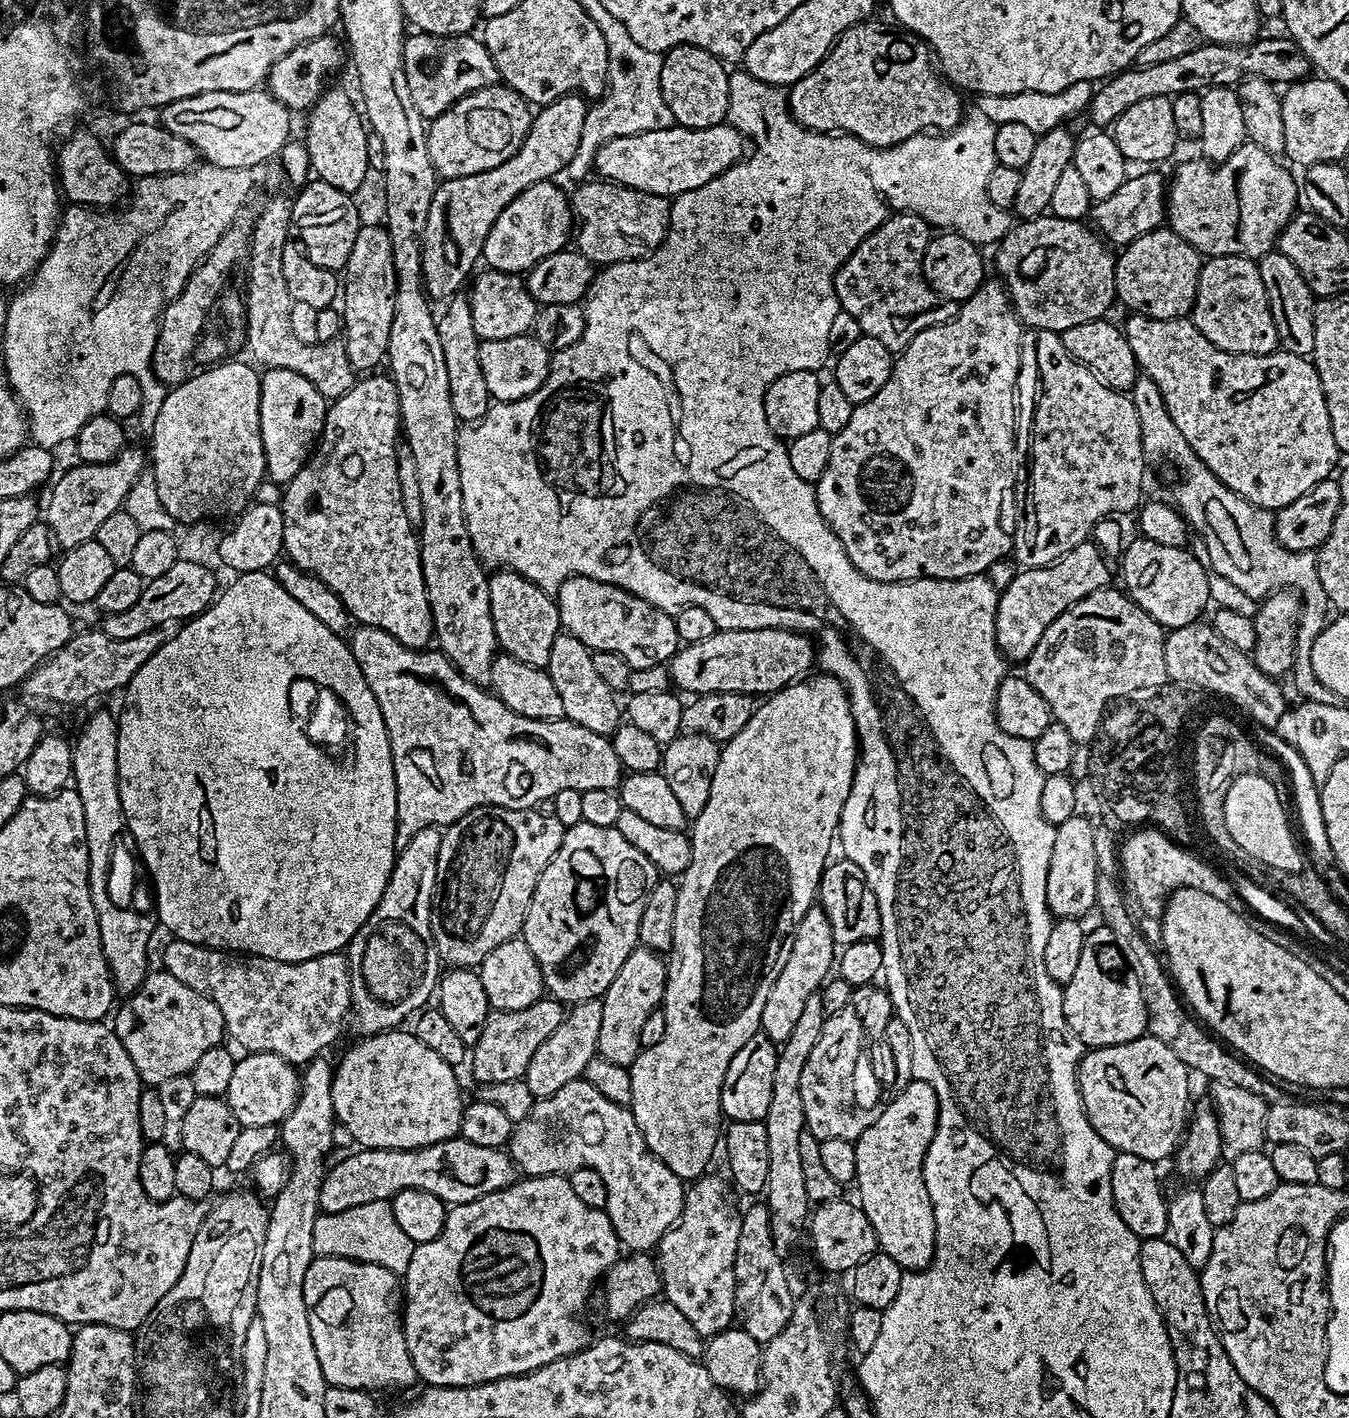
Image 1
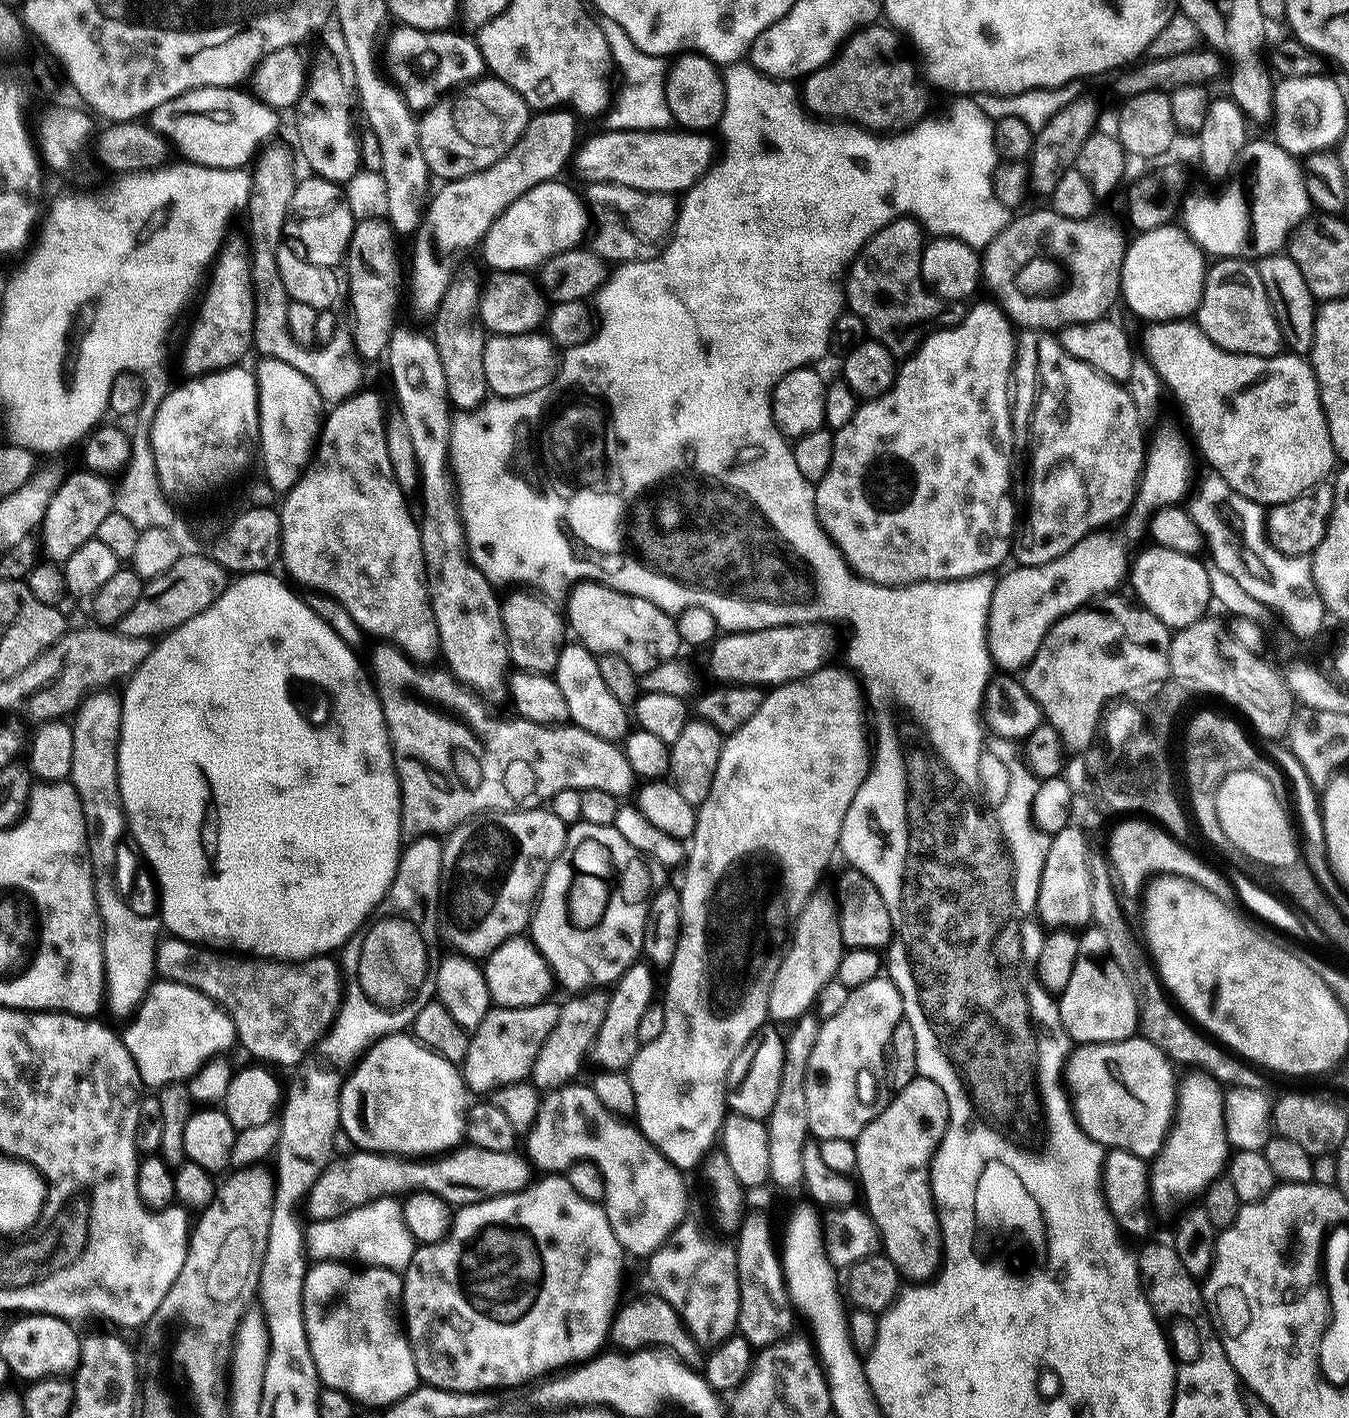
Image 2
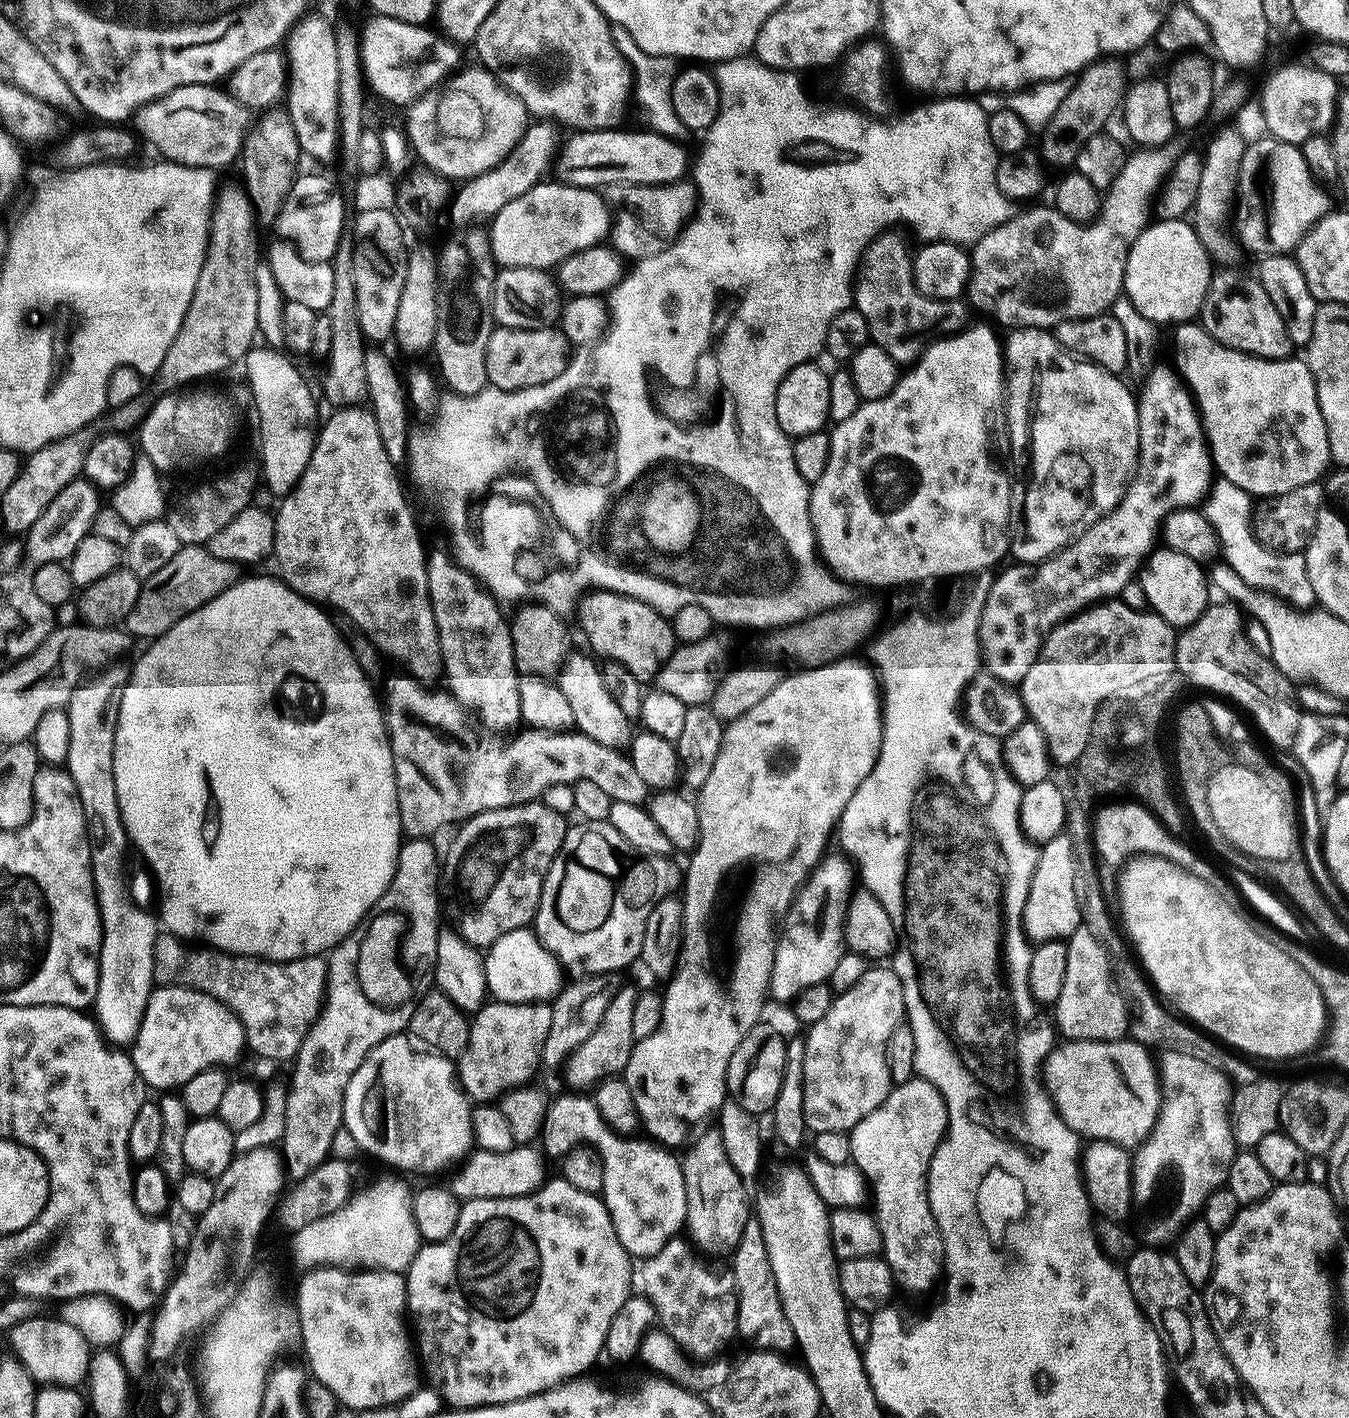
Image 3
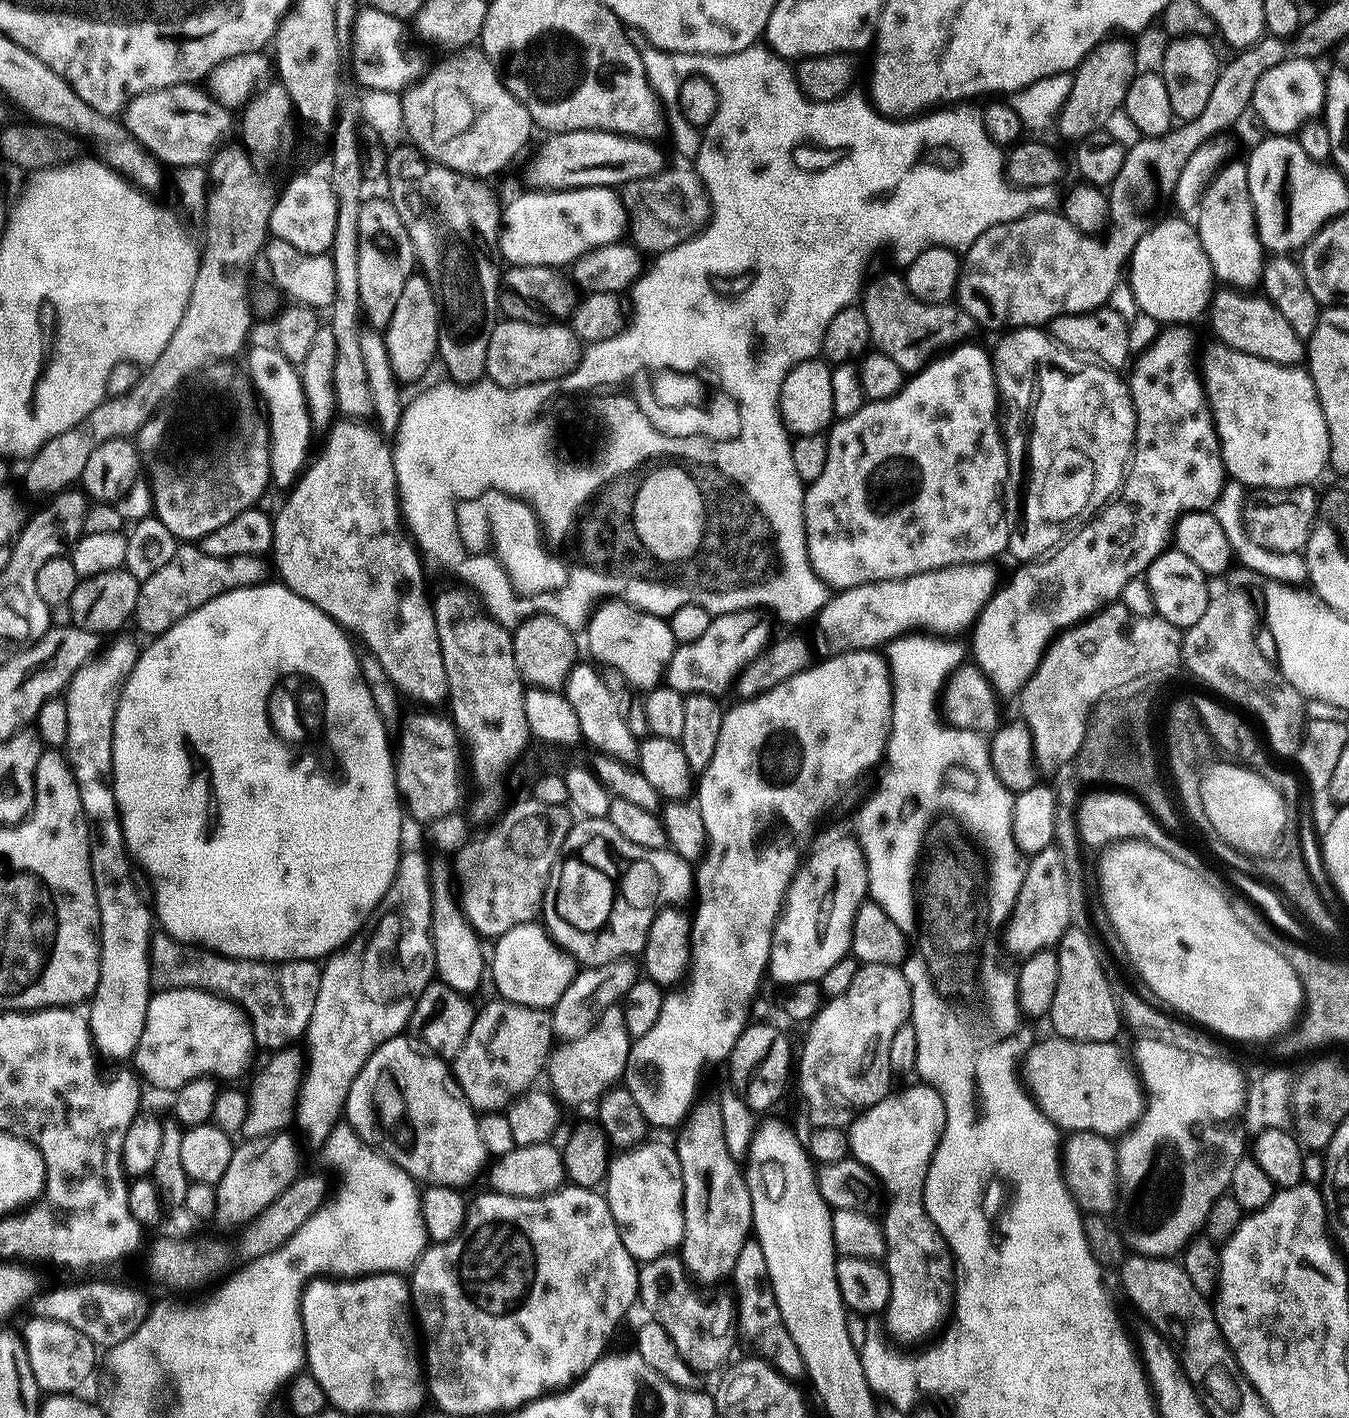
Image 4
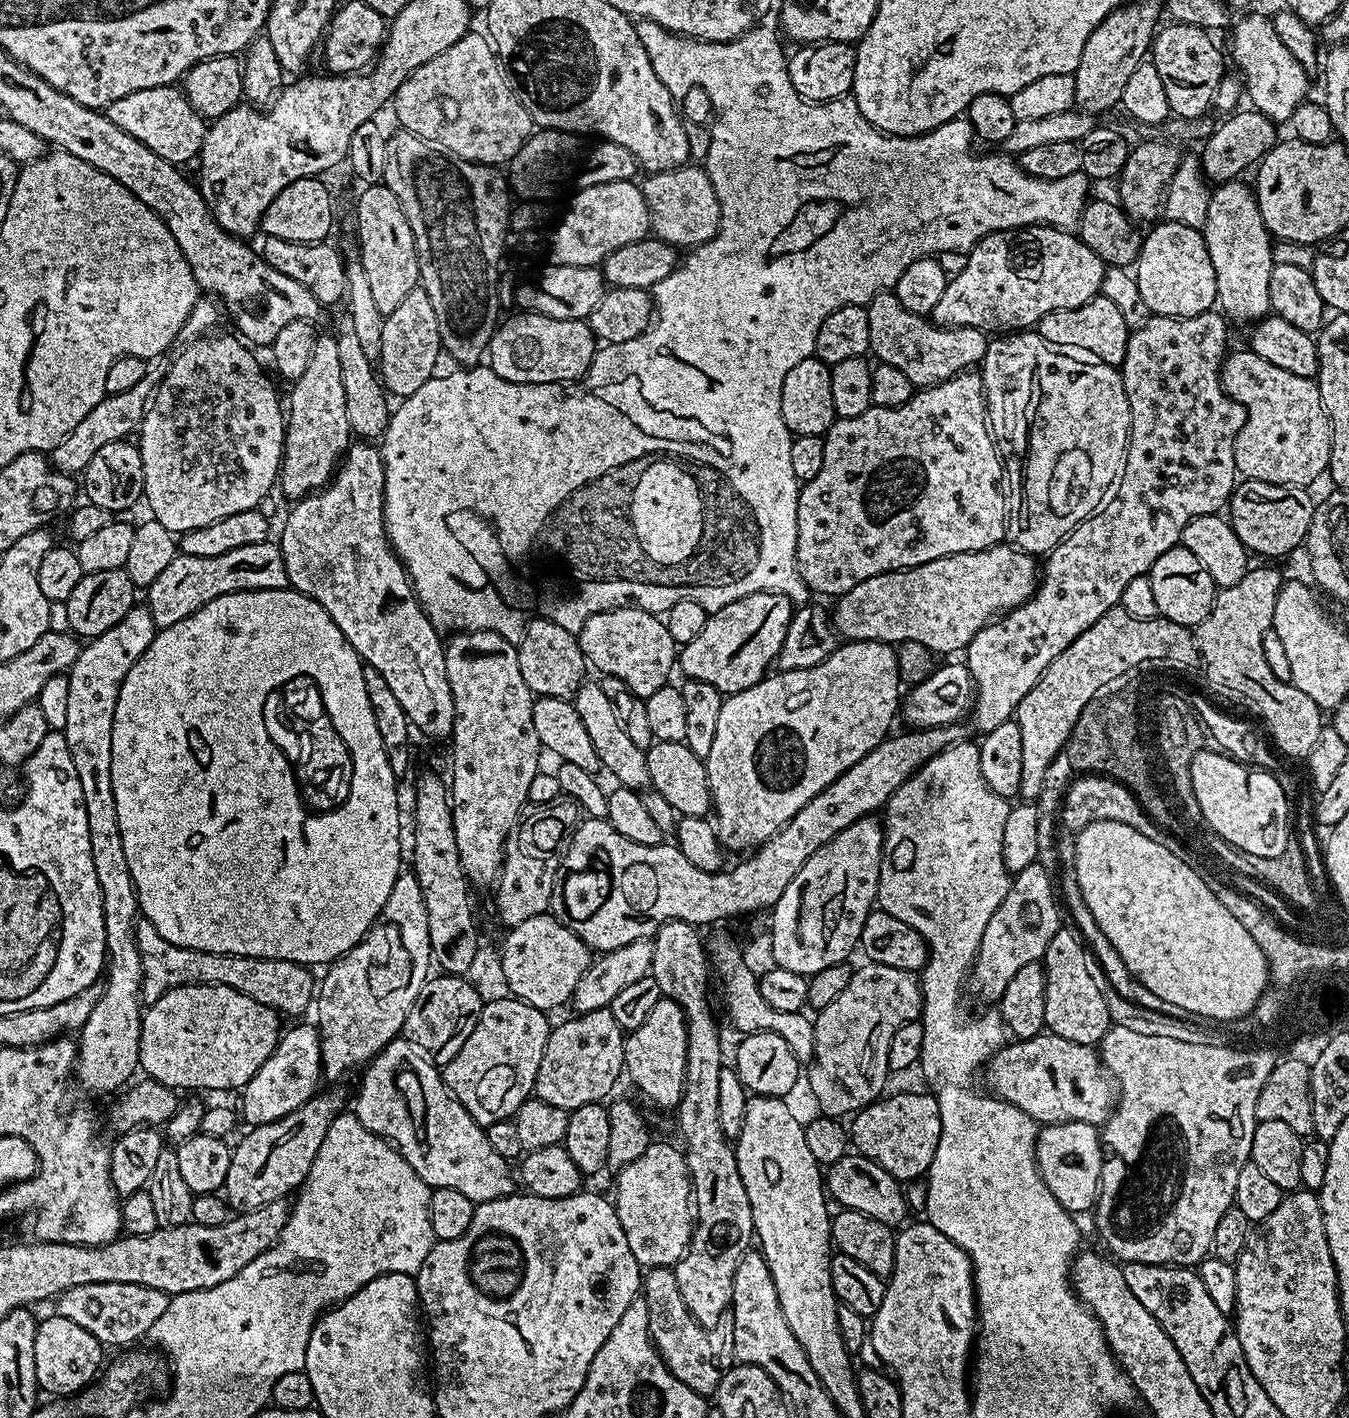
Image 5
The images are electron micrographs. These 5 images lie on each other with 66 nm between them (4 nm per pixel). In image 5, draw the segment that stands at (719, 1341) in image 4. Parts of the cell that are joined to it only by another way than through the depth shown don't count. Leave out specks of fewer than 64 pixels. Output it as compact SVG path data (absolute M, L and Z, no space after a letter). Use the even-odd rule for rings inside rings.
M671 1267L647 1269L642 1276L642 1295L646 1302L646 1310L650 1310L652 1344L658 1355L663 1358L668 1372L674 1374L678 1382L690 1386L690 1390L694 1390L699 1396L711 1397L720 1381L722 1368L712 1361L712 1340L708 1337L711 1335L692 1317L690 1310L686 1310L686 1302L682 1302L682 1292L678 1290L678 1278L675 1271Z

